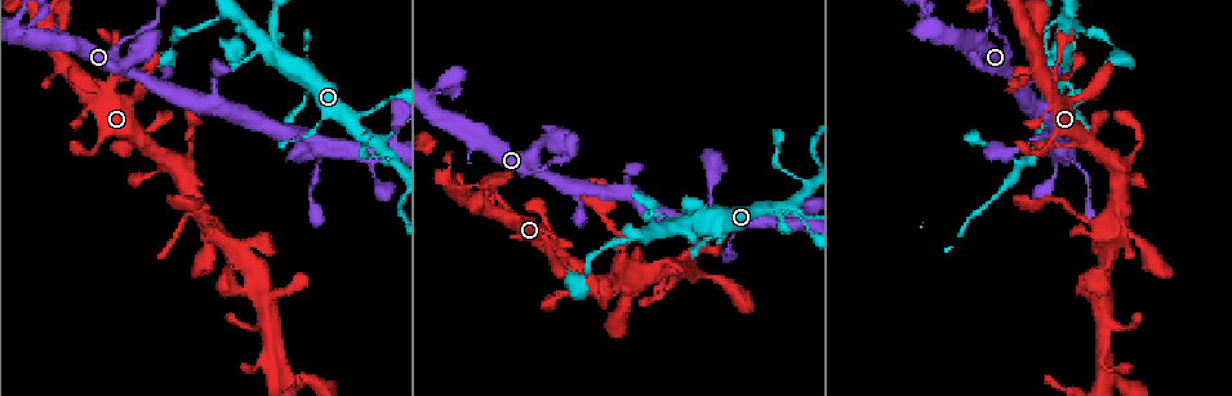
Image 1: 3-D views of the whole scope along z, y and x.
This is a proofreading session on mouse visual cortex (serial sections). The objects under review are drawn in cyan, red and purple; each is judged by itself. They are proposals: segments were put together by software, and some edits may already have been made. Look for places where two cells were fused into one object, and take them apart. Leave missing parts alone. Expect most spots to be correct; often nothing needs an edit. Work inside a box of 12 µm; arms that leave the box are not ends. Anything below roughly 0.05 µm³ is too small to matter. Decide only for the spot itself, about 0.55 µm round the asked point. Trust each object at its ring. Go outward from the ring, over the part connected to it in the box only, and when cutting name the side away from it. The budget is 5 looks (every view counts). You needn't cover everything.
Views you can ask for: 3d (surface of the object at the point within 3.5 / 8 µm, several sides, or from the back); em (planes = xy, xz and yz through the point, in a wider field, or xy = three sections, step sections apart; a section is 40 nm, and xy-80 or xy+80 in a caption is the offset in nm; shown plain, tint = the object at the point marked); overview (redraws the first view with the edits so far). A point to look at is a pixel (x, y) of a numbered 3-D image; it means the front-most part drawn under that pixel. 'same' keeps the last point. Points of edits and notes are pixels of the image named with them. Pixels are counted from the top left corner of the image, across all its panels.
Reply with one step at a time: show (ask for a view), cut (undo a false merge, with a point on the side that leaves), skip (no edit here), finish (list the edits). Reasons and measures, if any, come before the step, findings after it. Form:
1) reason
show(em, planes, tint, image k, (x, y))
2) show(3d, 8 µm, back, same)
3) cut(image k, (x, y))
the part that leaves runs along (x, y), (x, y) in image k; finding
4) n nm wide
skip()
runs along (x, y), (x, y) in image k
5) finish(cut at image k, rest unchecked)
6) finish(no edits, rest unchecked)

branch point
show(3d, 3.5 µm, image 1, (522, 221))

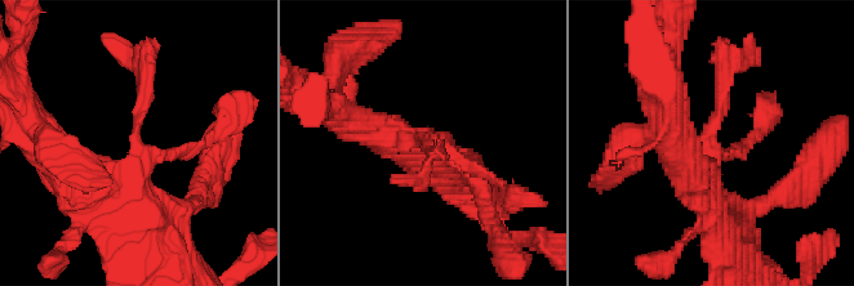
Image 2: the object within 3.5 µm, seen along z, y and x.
3 arms; arms of 100, 150, 450 nm; shape alone is not enough
show(em, xy, step 3, tint, image 2, (425, 141))

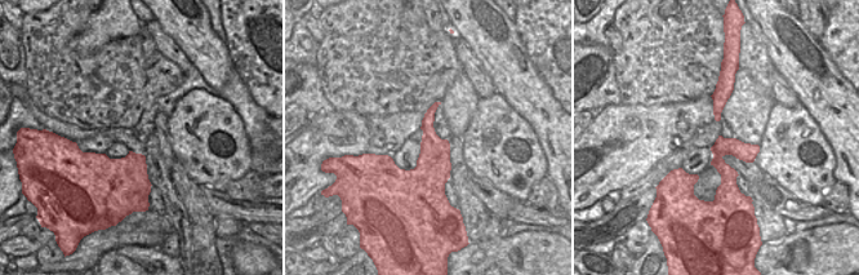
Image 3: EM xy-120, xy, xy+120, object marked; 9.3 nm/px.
cut it another way
show(em, xy, step 5, tint, same)

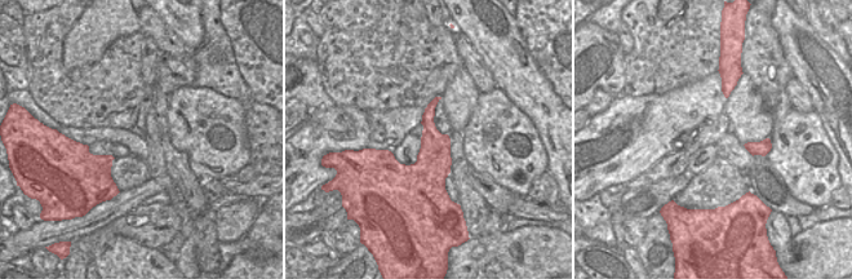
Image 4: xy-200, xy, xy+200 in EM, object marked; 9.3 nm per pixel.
skip()
runs along (148, 251), (137, 160), (212, 135) in image 2; continuous, no second cell

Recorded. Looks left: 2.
two arms in line, one across
show(3d, 3.5 µm, image 1, (549, 229))

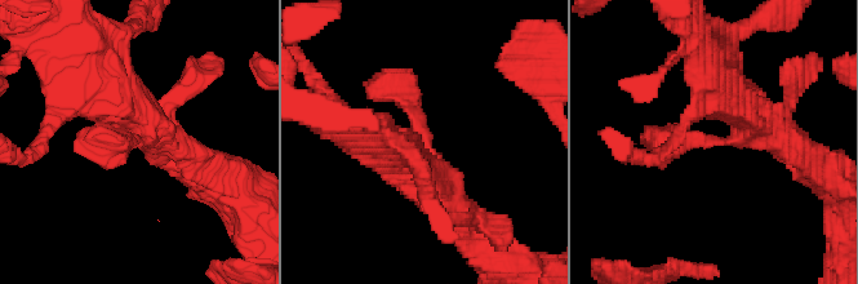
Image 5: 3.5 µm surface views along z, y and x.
3 arms; arms of 300, 450, 600 nm
show(em, planes, tint, image 5, (140, 144))

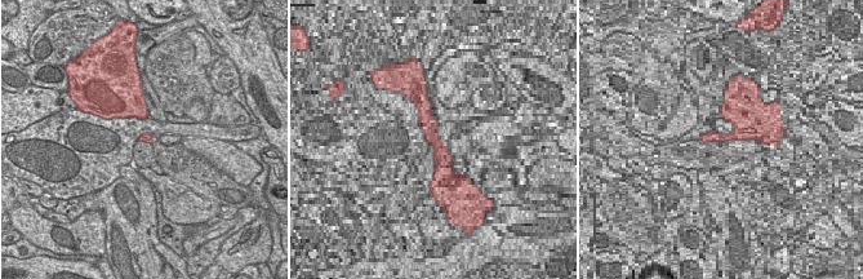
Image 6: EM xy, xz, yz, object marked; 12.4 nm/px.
100 nm wide
skip()
runs along (732, 98), (662, 146) in image 5; one cell here

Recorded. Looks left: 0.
finish(no edits, rest unchecked)

